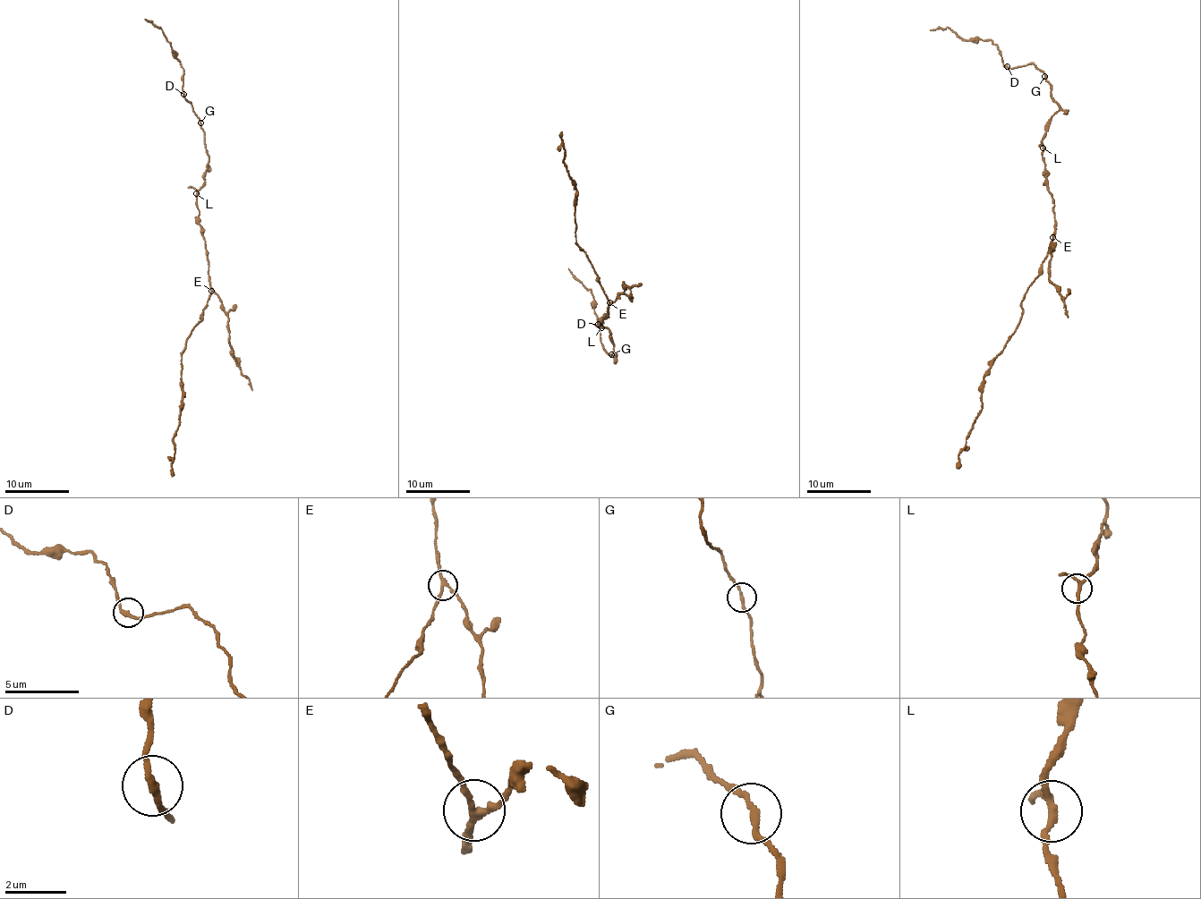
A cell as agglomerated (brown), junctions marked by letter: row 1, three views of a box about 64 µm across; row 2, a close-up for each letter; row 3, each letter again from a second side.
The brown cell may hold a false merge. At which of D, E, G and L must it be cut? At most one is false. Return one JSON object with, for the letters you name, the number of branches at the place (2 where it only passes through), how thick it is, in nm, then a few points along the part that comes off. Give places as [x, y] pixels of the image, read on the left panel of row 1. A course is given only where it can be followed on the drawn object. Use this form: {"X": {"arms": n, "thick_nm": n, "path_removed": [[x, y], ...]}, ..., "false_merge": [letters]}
{"E": {"arms": 3, "thick_nm": 200, "path_removed": [[211, 291], [201, 321], [190, 334], [181, 354], [182, 397], [178, 429], [173, 437], [174, 475]]}, "false_merge": ["E"]}

